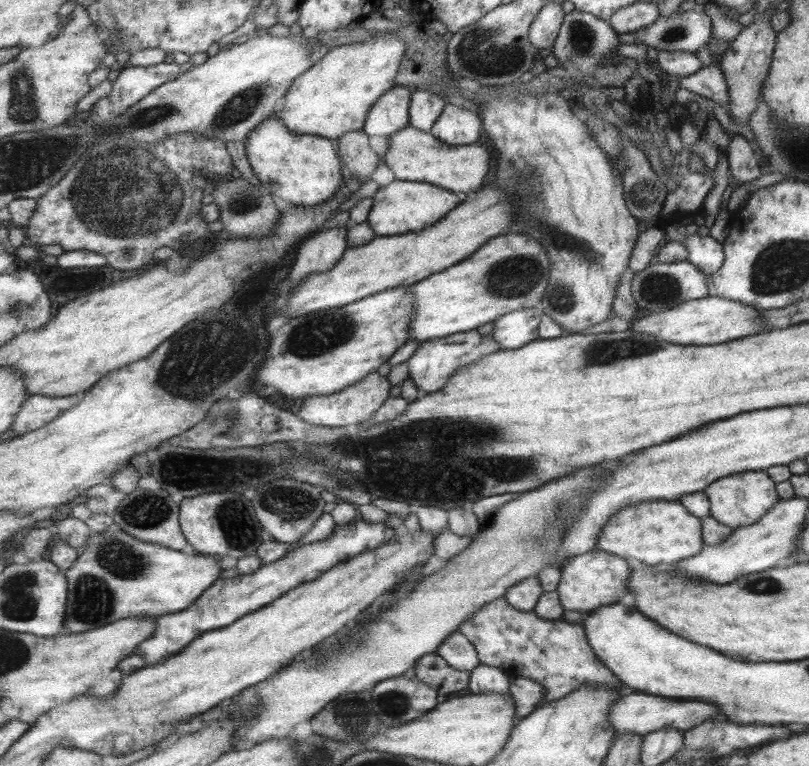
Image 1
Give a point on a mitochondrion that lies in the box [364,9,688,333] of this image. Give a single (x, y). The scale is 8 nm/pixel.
(503, 56)

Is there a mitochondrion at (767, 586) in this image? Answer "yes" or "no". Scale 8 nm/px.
yes

